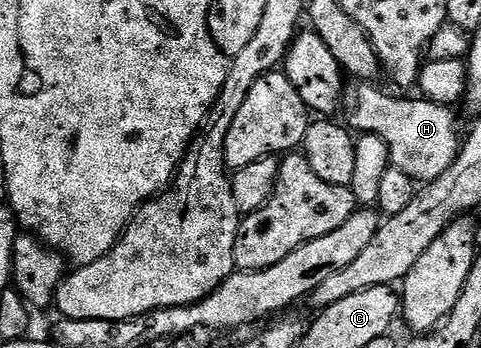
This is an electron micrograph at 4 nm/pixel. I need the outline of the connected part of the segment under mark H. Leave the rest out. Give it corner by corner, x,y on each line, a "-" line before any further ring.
362,84
355,92
354,99
350,102
350,115
344,119
345,125
351,131
362,134
378,134
390,149
390,161
402,172
408,172
408,176
414,178
415,183
425,184
435,182
458,158
460,149
460,134
458,138
458,122
454,119
455,111
449,106
441,106
435,102
427,102
414,98
393,98
382,90
377,90
377,85

